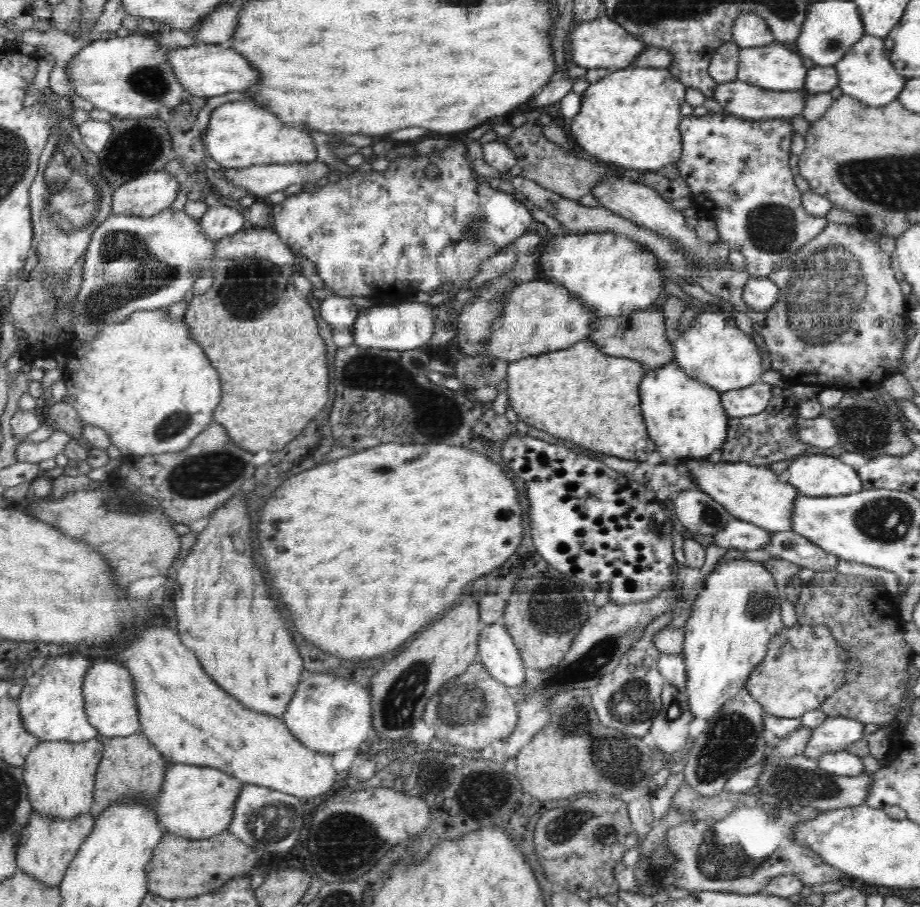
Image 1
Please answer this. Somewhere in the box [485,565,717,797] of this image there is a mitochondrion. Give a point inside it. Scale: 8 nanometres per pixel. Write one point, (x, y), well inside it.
(618, 760)

